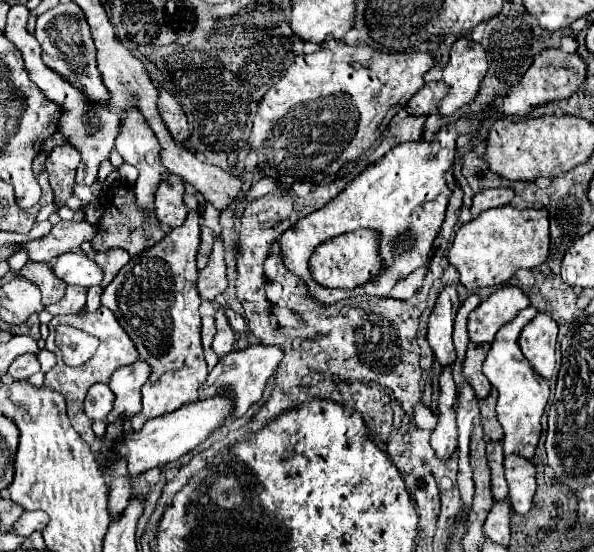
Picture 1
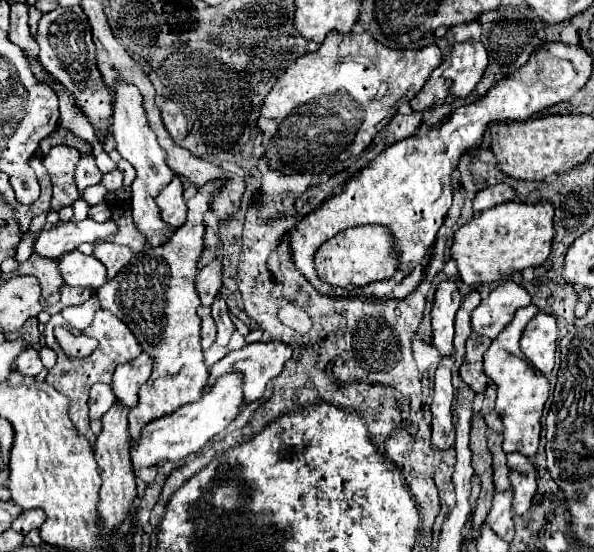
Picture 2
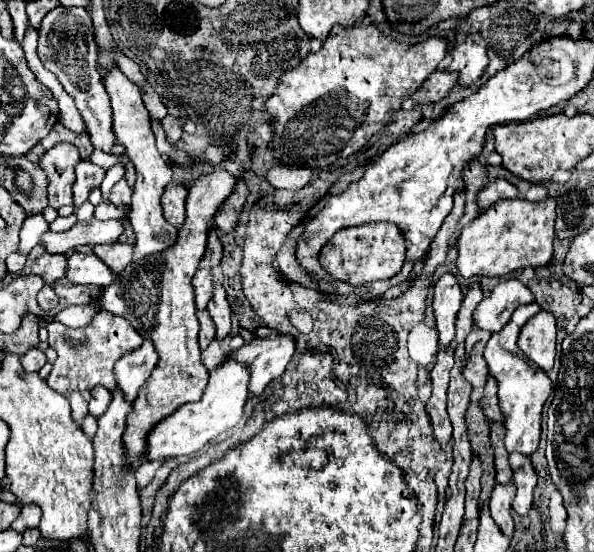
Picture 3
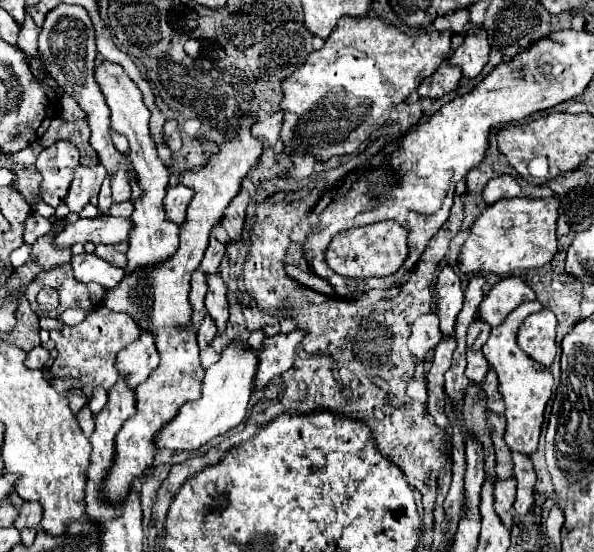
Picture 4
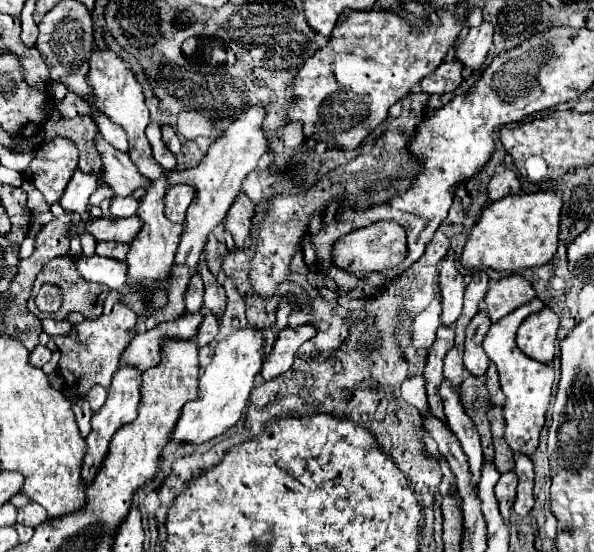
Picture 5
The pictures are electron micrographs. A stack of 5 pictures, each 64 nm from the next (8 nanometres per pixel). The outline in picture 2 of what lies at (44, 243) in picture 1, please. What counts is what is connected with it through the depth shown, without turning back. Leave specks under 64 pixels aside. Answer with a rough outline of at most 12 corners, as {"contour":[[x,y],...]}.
{"contour":[[66,222],[42,230],[34,252],[60,258],[82,242],[106,240],[116,222]]}

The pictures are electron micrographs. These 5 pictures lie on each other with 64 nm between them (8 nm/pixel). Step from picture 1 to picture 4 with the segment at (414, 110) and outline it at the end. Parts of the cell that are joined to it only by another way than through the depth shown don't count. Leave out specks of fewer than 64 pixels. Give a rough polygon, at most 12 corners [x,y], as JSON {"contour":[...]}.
{"contour":[[442,64],[420,84],[424,98],[442,98],[456,90],[460,68]]}

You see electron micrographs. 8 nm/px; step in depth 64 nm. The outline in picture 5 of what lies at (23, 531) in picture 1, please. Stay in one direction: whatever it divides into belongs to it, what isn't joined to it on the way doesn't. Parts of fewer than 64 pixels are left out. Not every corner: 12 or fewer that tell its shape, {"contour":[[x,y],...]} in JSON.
{"contour":[[36,502],[18,508],[18,522],[36,528],[48,518]]}

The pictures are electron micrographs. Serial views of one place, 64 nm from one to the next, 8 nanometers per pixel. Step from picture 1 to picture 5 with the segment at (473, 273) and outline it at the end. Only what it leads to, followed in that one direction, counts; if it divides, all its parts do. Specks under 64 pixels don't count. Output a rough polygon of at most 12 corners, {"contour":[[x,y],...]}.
{"contour":[[504,196],[474,224],[466,268],[544,266],[562,196]]}

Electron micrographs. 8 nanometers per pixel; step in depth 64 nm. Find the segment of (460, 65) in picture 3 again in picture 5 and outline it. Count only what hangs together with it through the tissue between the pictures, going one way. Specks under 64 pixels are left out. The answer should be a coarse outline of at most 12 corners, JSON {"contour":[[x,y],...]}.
{"contour":[[494,26],[470,28],[456,58],[478,70],[492,48]]}

